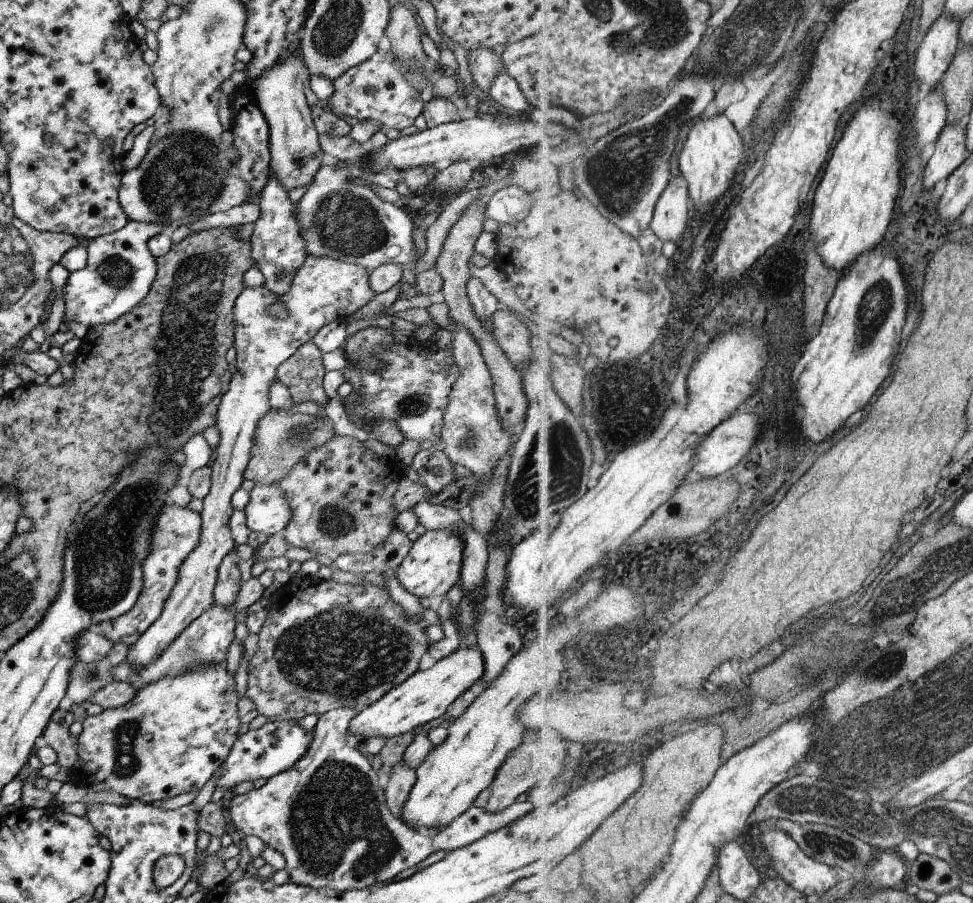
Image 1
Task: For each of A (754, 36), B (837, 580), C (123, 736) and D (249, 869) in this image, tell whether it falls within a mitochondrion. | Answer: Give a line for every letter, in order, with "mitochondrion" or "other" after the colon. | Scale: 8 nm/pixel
A: mitochondrion
B: other
C: mitochondrion
D: other

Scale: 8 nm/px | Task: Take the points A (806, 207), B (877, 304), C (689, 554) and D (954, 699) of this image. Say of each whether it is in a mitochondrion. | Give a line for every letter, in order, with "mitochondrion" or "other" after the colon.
A: other
B: mitochondrion
C: other
D: mitochondrion

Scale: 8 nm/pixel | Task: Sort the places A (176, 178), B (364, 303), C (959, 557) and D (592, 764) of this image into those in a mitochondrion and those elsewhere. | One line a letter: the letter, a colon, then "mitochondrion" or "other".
A: mitochondrion
B: other
C: mitochondrion
D: other

